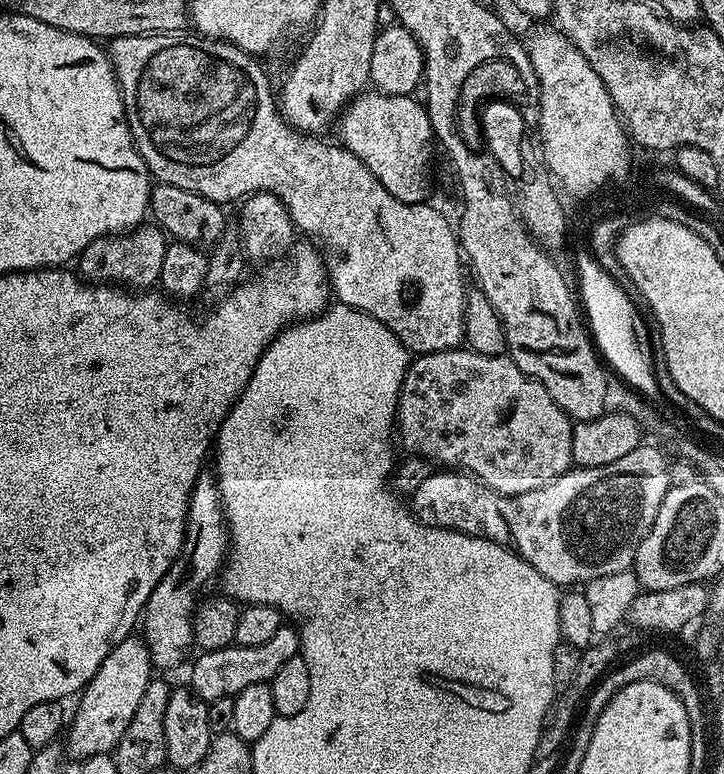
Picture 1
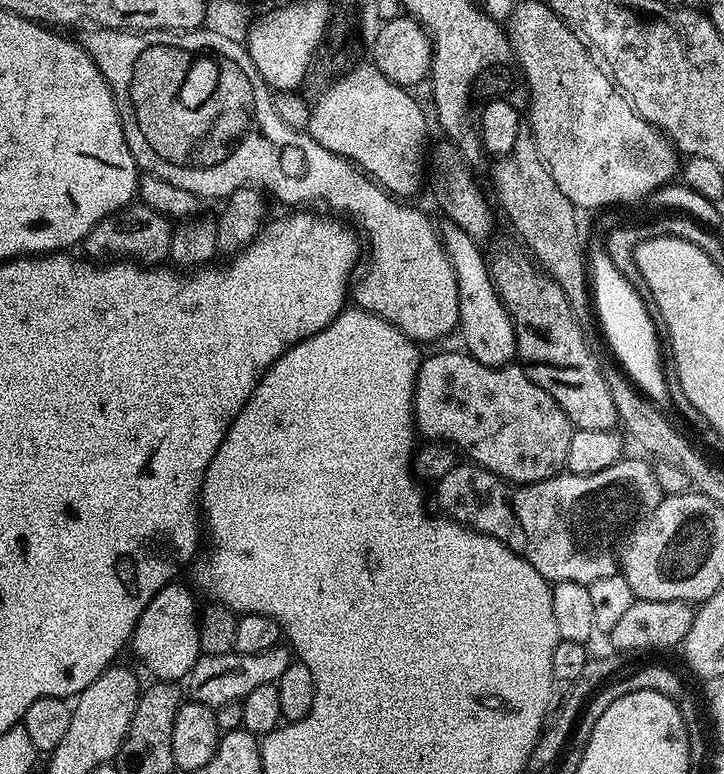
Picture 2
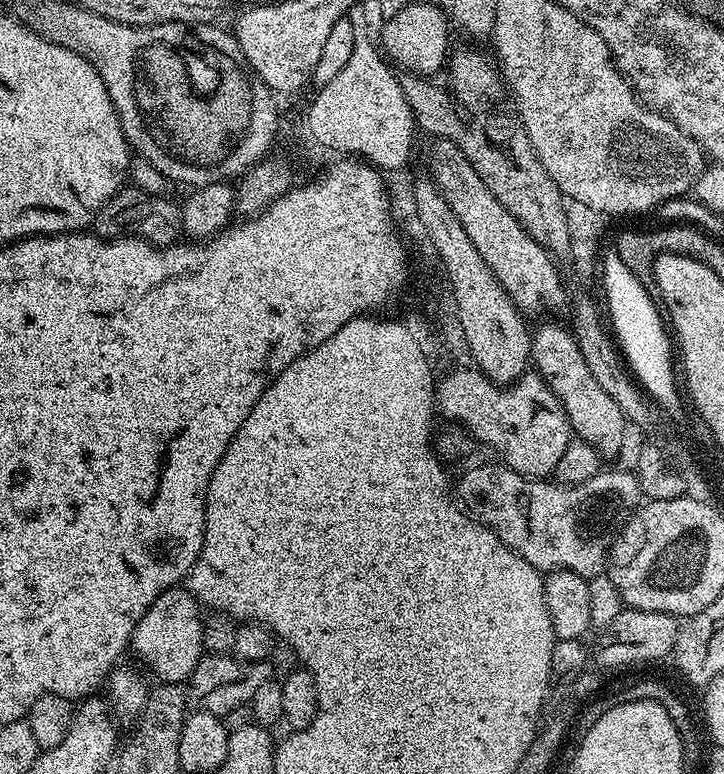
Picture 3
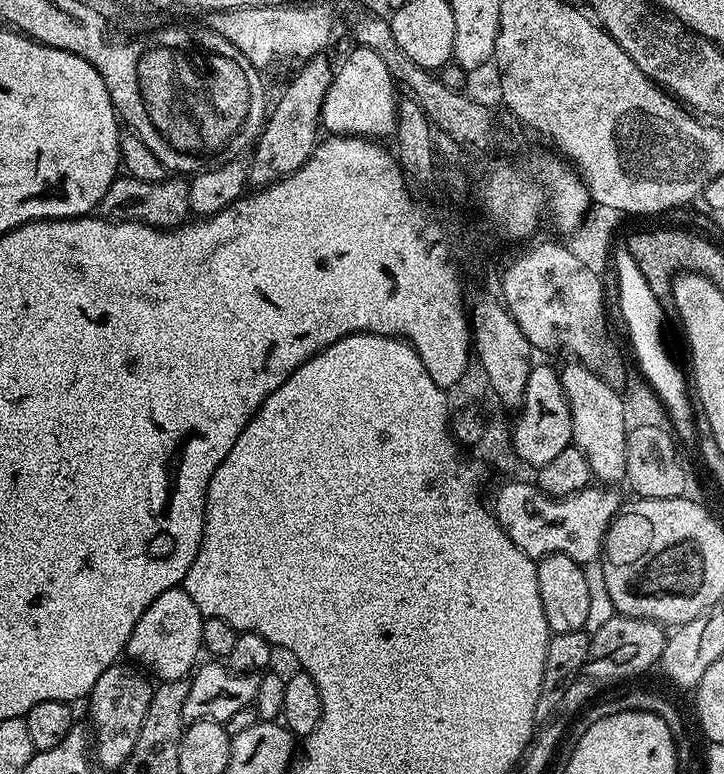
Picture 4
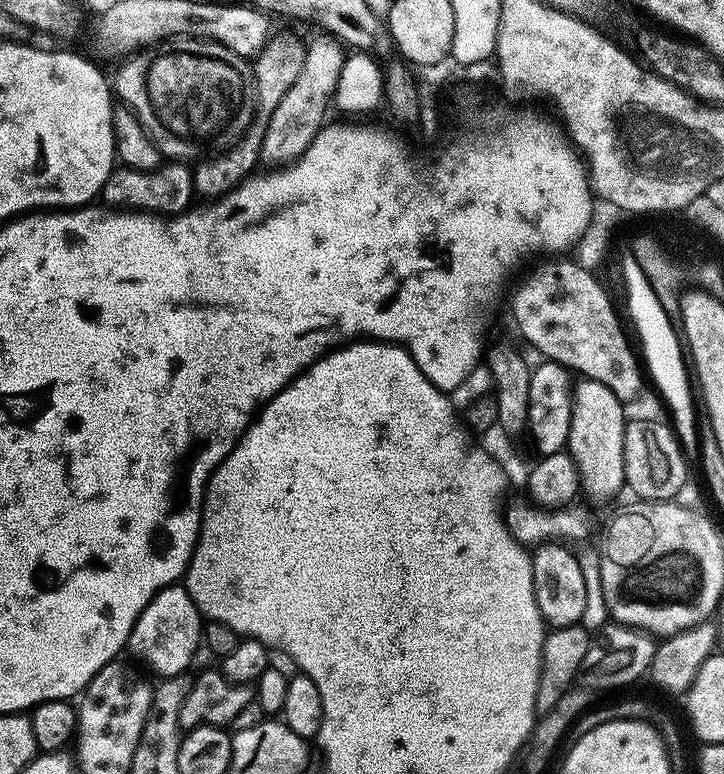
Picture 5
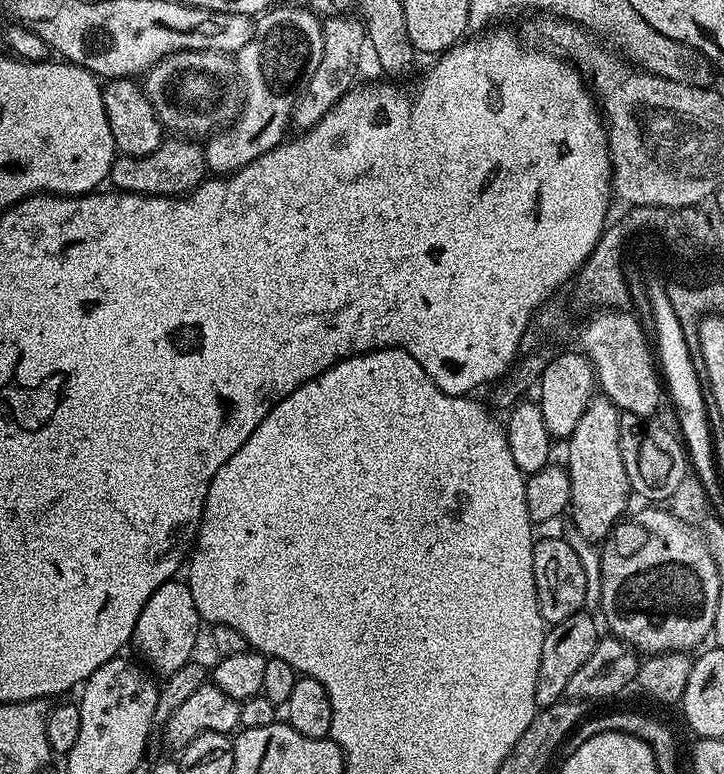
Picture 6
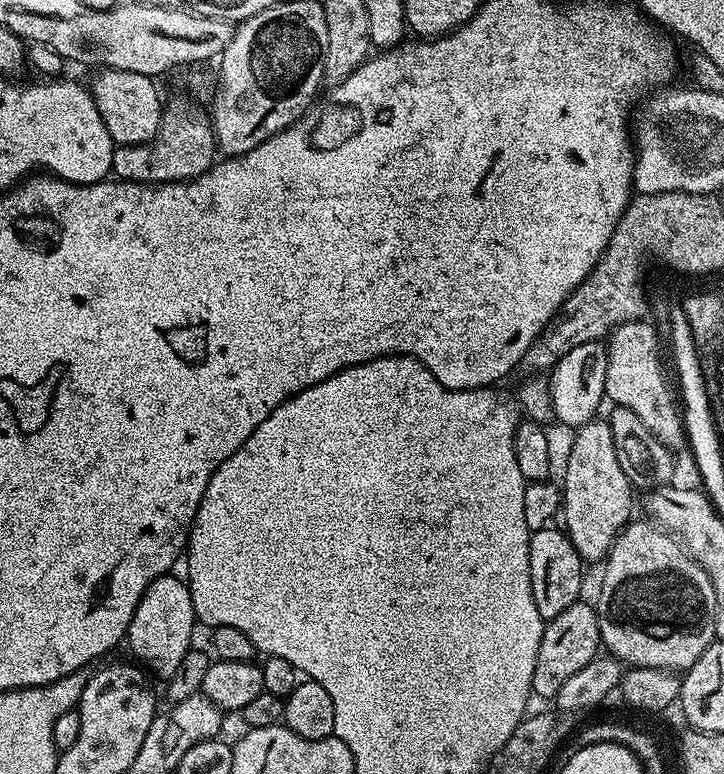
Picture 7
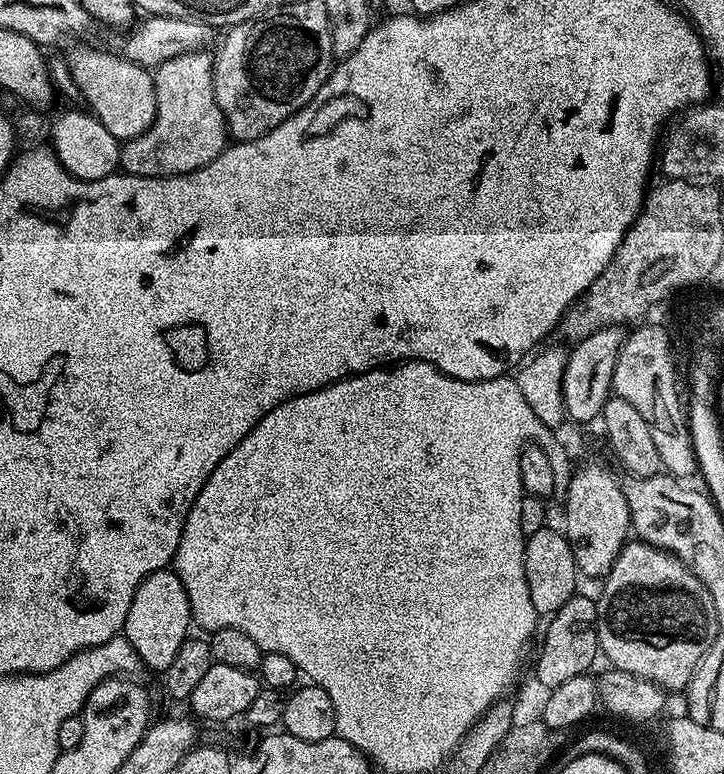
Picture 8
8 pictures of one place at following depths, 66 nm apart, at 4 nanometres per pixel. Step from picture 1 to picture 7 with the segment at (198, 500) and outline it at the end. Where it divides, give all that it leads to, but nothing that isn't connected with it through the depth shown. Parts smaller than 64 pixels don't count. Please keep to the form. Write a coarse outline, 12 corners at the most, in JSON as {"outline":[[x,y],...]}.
{"outline":[[183,579],[142,594],[126,644],[153,677],[178,670],[198,629]]}

